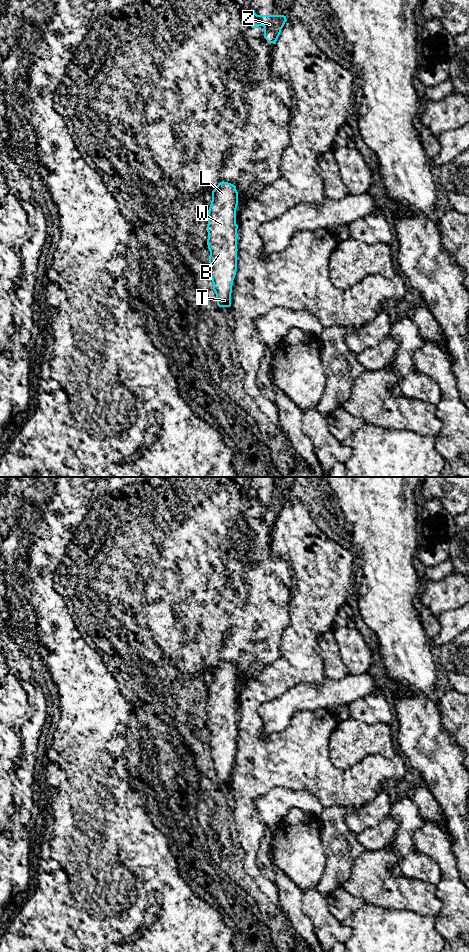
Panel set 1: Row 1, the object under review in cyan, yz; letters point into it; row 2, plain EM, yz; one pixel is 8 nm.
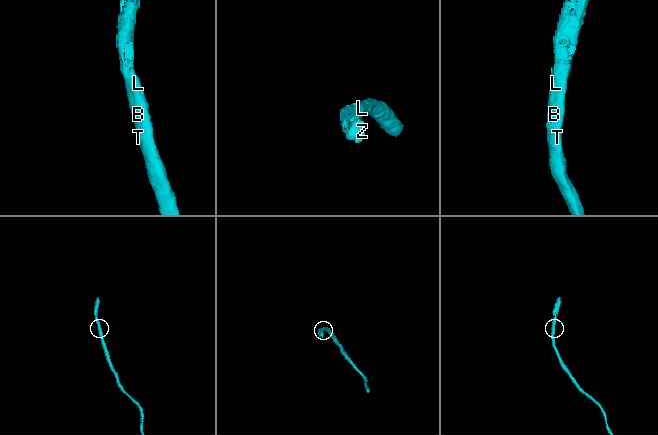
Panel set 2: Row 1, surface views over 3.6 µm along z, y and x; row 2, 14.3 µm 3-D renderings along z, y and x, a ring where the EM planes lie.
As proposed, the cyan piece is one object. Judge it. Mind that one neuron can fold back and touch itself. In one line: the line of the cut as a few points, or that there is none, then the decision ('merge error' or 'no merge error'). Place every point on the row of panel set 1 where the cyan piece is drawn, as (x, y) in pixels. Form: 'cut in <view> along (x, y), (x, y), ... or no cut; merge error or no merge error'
no cut; no merge error

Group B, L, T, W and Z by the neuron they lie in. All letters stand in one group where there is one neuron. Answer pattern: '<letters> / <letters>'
B L T W Z

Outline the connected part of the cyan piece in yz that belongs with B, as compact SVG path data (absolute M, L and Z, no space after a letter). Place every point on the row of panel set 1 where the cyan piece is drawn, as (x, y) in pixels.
M220 182L212 191L208 210L208 239L210 277L219 307L231 306L233 280L237 271L236 186Z

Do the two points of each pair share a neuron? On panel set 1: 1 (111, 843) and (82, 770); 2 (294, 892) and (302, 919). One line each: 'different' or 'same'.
1: same
2: same

